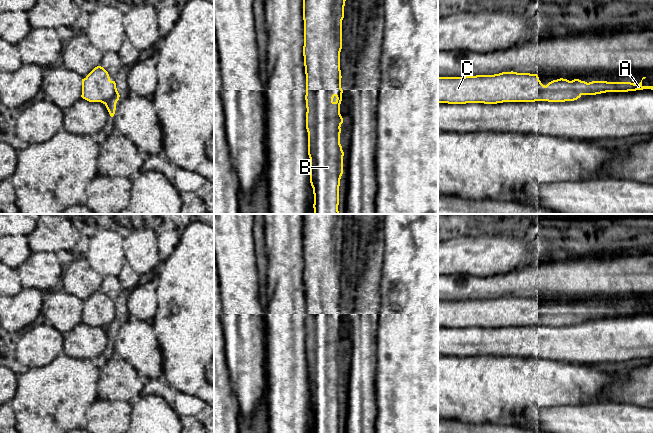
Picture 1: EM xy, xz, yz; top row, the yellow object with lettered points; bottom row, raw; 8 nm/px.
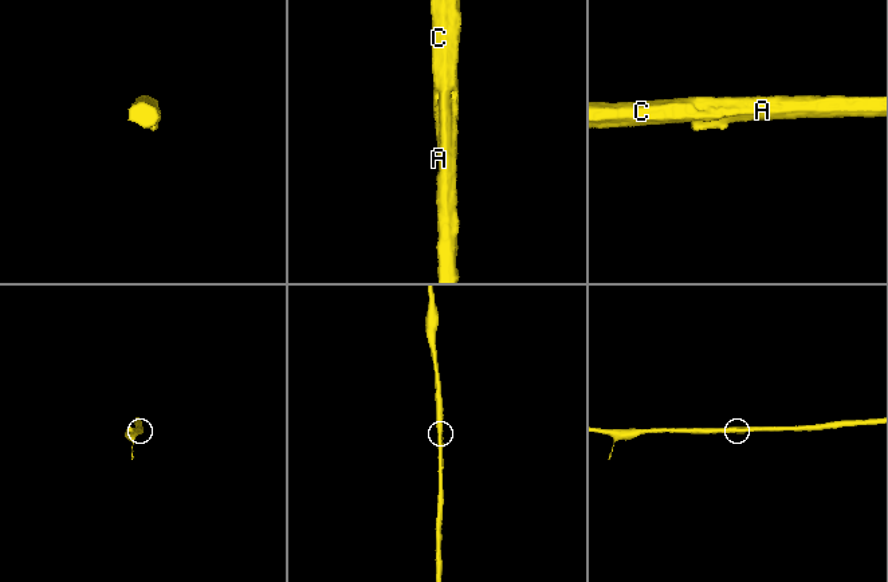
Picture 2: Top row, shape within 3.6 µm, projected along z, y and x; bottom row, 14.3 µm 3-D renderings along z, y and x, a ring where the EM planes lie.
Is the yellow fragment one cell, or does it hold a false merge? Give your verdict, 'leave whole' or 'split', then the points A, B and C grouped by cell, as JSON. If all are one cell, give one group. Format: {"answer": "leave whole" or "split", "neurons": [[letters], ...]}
{"answer": "leave whole", "neurons": [["A", "B", "C"]]}

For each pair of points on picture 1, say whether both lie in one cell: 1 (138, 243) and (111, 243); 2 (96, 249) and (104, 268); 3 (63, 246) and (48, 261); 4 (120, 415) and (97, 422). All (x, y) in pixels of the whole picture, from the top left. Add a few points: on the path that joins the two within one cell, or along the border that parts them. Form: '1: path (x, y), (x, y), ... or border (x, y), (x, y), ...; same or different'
1: border (124, 239), (126, 263); different
2: path (101, 254), (104, 257), (104, 263); same
3: border (33, 251), (53, 251), (62, 256); different
4: path (114, 416), (103, 422); same

